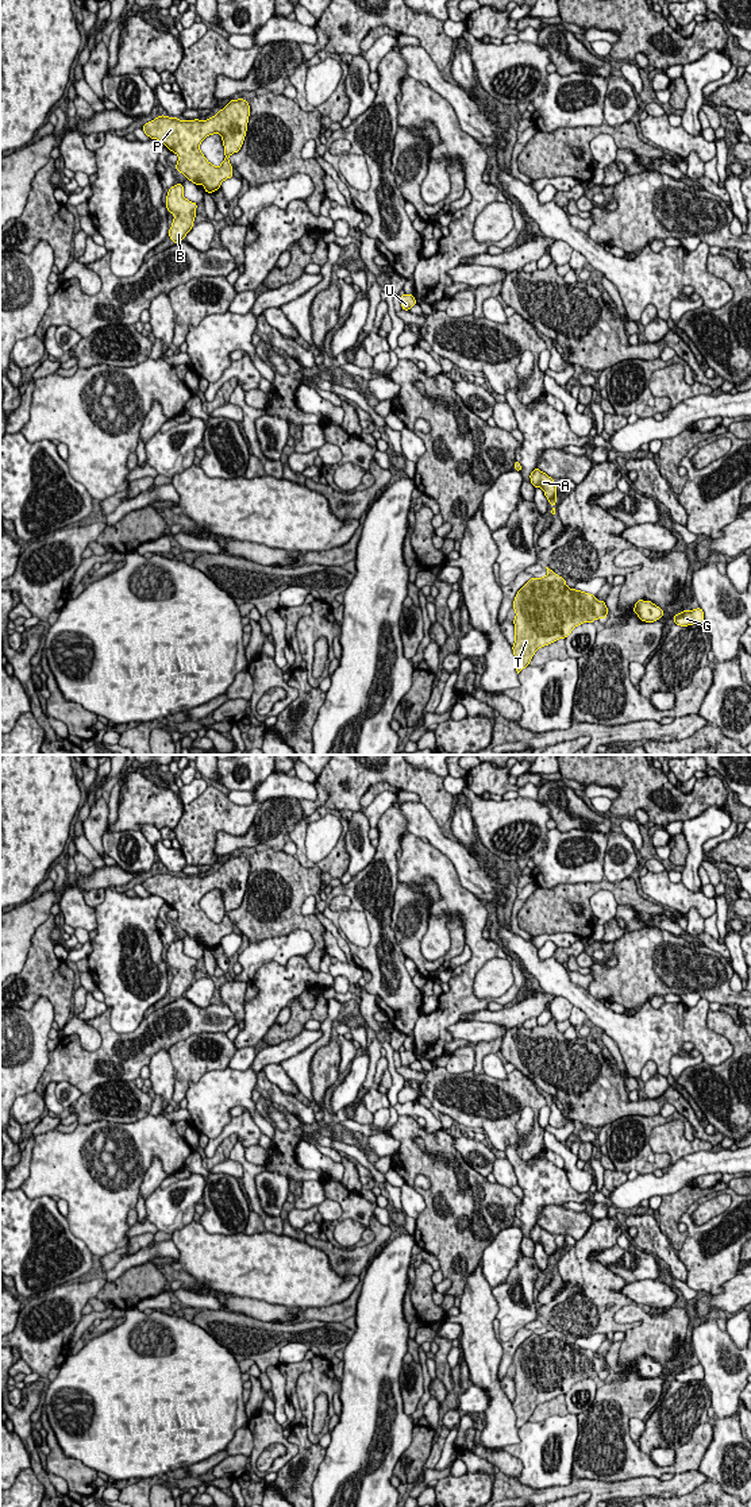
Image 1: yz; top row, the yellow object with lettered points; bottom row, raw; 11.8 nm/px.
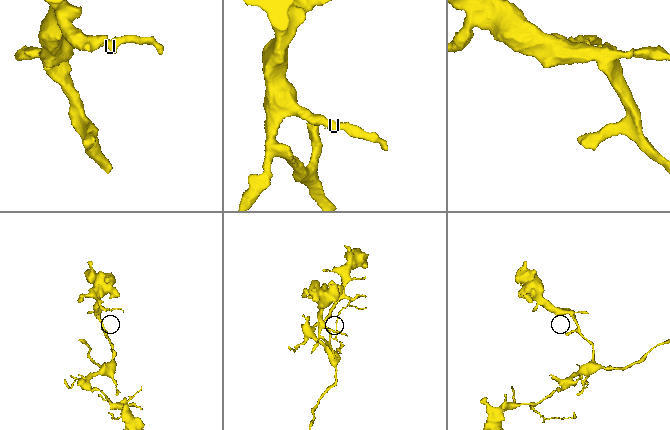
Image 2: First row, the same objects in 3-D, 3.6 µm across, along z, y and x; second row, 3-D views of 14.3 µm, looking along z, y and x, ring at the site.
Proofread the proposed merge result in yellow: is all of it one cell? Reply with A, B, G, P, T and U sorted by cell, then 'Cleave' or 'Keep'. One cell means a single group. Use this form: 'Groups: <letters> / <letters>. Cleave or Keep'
Groups: A B G P T U. Keep

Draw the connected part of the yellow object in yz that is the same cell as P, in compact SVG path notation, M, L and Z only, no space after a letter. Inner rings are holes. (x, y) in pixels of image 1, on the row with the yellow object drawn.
M231 100L213 117L200 122L178 120L161 115L146 123L142 130L151 139L161 140L178 155L176 169L193 184L201 184L208 193L220 189L220 184L234 177L228 157L243 144L250 116L249 101ZM212 134L220 134L226 158L219 167L207 161L200 143Z

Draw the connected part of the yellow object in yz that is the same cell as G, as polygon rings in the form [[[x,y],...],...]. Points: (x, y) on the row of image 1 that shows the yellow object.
[[[697,608],[694,610],[683,610],[674,617],[674,624],[681,627],[688,627],[693,624],[704,624],[704,612],[701,608]]]

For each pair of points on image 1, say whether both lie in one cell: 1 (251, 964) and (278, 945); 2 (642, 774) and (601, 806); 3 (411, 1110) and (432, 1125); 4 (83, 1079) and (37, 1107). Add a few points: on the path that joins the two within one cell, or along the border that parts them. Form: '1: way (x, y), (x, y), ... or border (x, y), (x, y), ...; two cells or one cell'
1: way (258, 958), (265, 951), (272, 949); one cell
2: border (612, 801), (608, 810); two cells
3: way (416, 1110), (420, 1110), (430, 1120); one cell
4: border (35, 1090), (43, 1098); two cells

